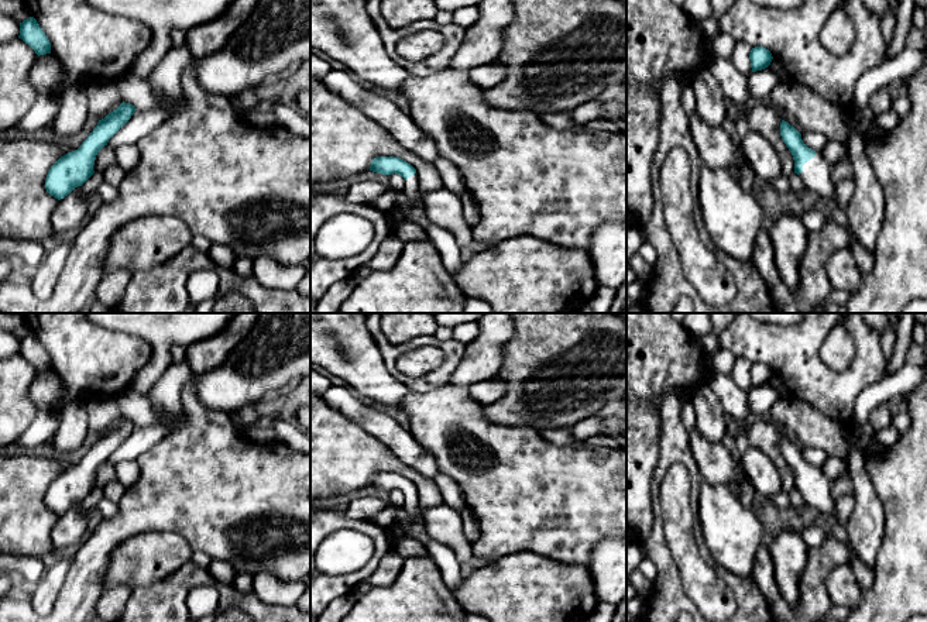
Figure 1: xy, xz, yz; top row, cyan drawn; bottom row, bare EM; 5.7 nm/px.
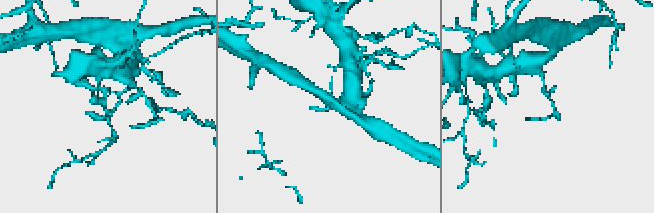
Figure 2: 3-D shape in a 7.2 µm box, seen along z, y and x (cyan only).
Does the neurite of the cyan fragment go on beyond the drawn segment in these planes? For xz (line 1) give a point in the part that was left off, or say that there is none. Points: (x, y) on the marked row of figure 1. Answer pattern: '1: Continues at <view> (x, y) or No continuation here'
1: Continues at xz (411, 184)

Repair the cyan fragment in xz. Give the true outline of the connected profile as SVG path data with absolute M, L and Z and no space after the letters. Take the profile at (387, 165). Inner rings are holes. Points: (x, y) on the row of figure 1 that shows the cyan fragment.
M377 157L372 159L370 171L392 175L398 173L405 179L405 195L408 199L415 199L419 195L419 179L416 169L406 161L396 157Z

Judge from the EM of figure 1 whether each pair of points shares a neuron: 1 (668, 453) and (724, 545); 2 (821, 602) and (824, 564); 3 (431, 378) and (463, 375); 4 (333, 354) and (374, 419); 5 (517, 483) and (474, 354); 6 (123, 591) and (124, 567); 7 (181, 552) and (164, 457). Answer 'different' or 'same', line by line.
1: different
2: same
3: different
4: different
5: different
6: different
7: different

